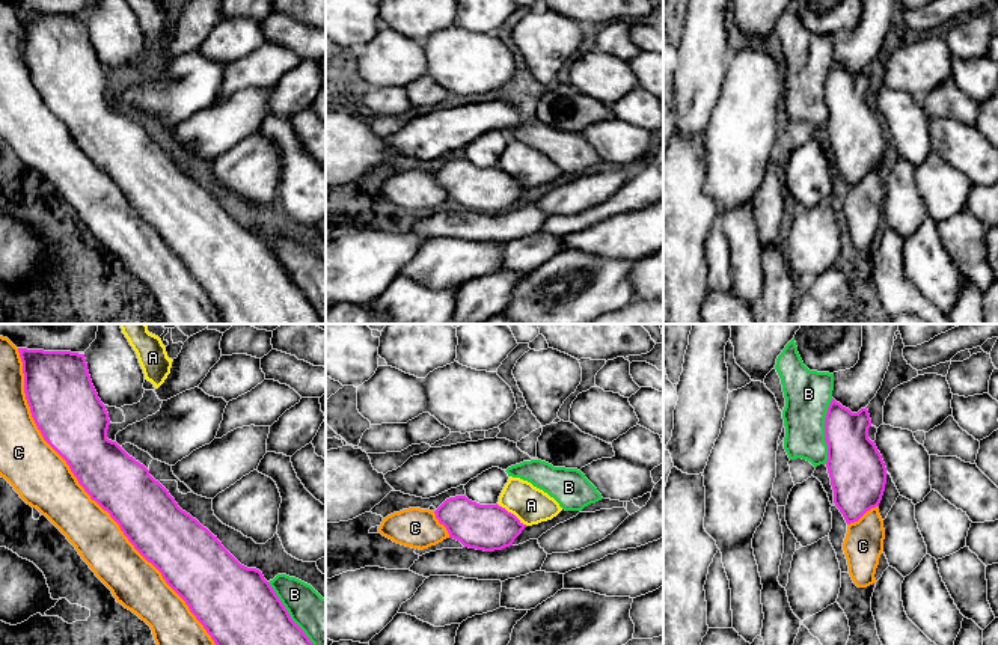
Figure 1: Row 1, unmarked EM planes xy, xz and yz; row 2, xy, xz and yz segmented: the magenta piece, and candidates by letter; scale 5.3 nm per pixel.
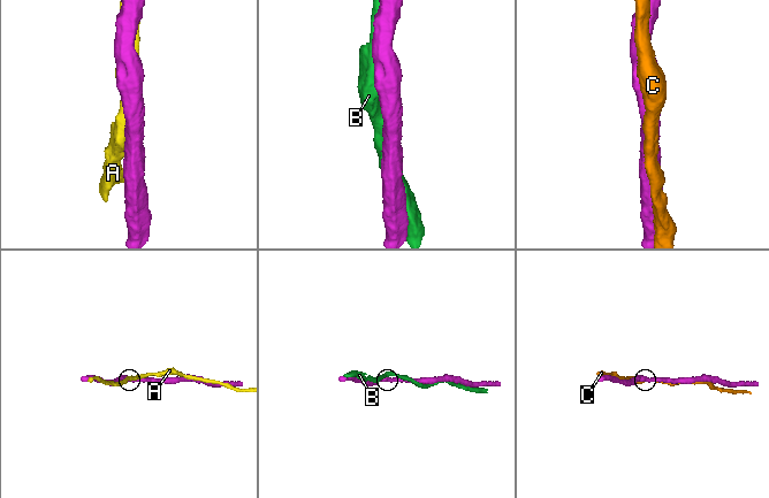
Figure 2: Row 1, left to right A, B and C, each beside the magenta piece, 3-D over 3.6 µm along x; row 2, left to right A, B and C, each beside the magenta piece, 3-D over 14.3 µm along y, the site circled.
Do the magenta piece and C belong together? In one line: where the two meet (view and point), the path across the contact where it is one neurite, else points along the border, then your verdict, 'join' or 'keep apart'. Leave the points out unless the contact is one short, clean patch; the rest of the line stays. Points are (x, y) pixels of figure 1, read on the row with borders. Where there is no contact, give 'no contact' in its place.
xy (91, 498) | join

